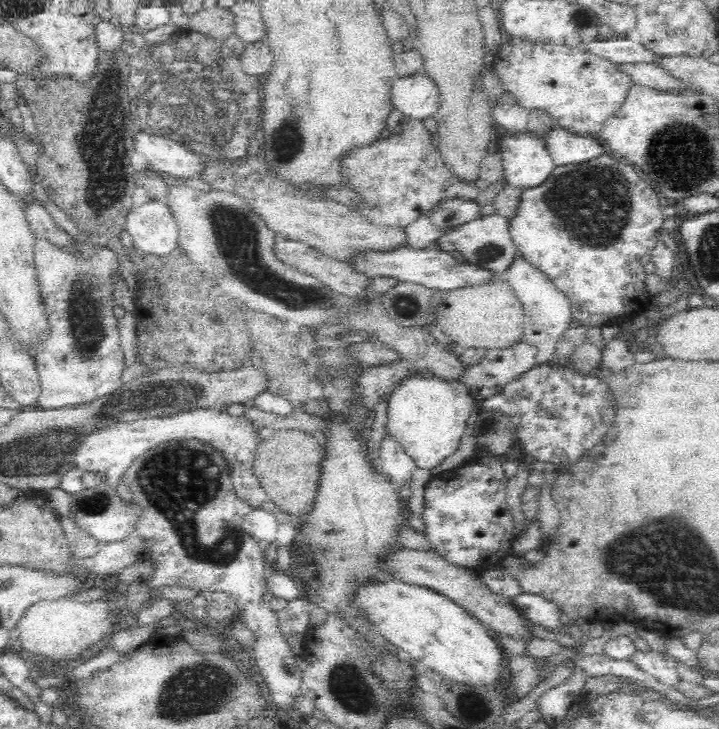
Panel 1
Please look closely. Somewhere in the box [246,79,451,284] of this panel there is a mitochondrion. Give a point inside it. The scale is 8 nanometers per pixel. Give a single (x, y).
(290, 141)

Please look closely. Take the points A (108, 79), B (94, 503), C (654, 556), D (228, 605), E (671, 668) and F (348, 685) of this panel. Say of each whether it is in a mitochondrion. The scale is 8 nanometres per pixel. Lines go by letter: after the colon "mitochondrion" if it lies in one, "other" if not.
A: other
B: mitochondrion
C: mitochondrion
D: other
E: other
F: mitochondrion

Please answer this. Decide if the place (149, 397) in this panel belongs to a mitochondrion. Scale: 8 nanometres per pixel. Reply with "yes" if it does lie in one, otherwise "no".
yes

